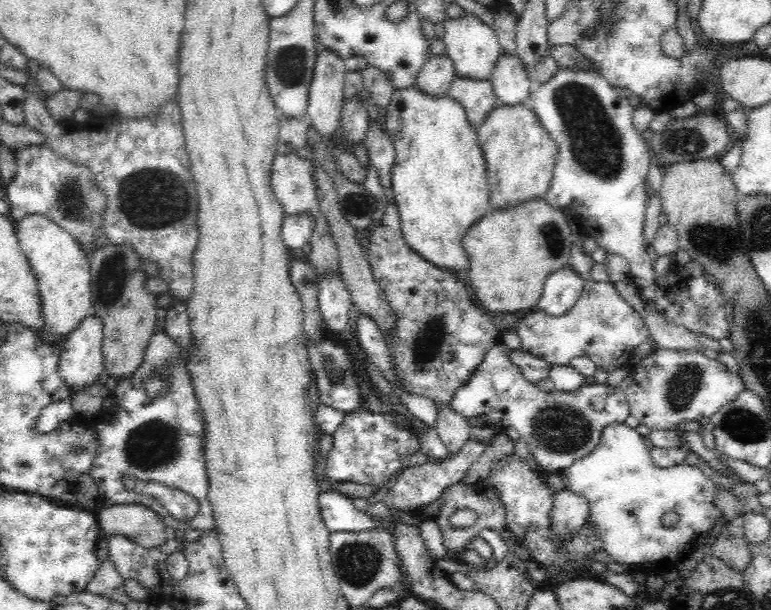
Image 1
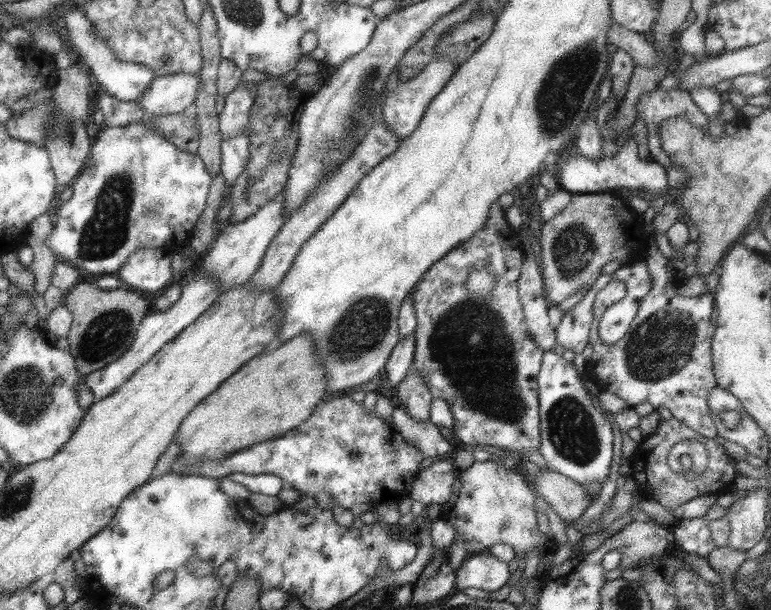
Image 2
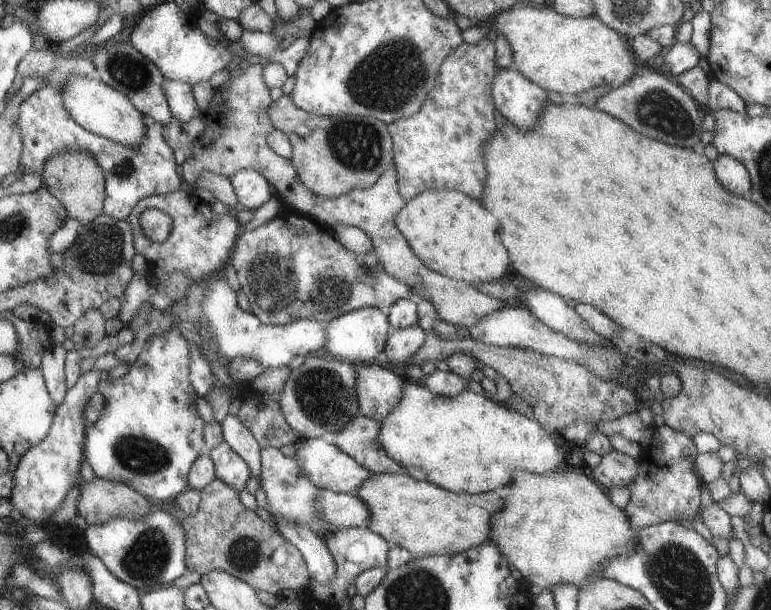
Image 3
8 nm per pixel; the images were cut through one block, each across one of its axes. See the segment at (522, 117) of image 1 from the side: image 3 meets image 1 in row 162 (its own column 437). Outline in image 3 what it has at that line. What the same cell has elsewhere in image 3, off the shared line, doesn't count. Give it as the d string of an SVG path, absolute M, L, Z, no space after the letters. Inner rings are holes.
M371 474L369 480L365 480L353 496L361 498L361 502L369 510L369 522L365 528L369 528L373 534L379 534L389 542L389 546L401 546L413 558L427 558L427 556L451 556L459 552L467 552L483 542L489 542L491 536L491 518L495 518L495 512L503 510L503 498L499 498L495 492L485 494L455 494L445 488L439 488L429 482L417 482L409 474Z

